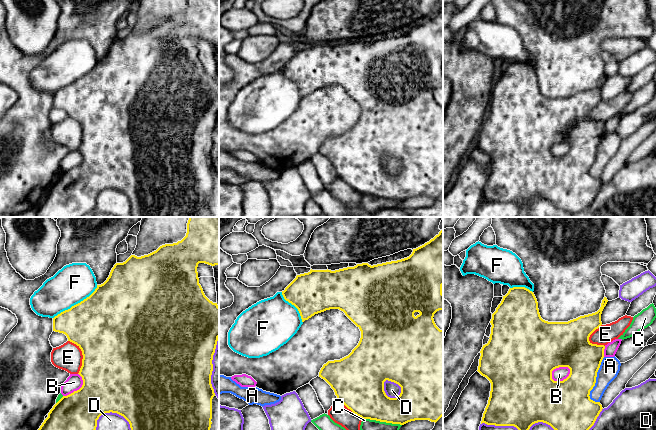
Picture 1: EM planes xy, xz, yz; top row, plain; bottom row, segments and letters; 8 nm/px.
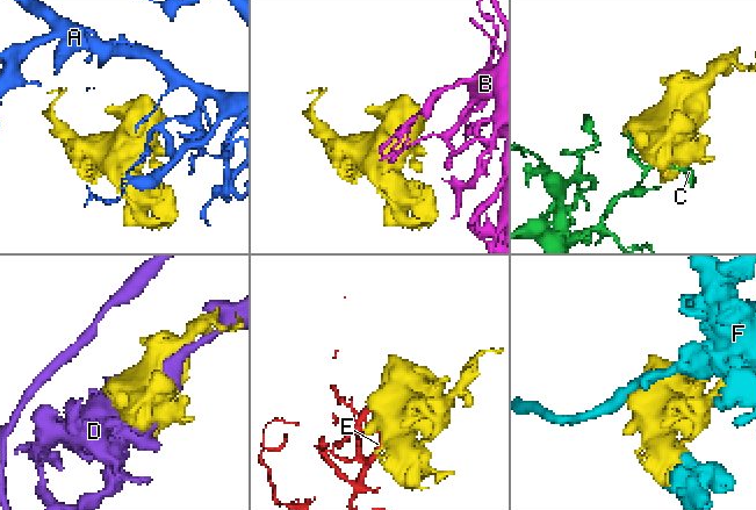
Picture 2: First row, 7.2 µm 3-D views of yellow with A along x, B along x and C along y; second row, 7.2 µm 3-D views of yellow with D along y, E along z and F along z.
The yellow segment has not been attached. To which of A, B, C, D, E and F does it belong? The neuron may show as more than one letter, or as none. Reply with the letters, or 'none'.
none

